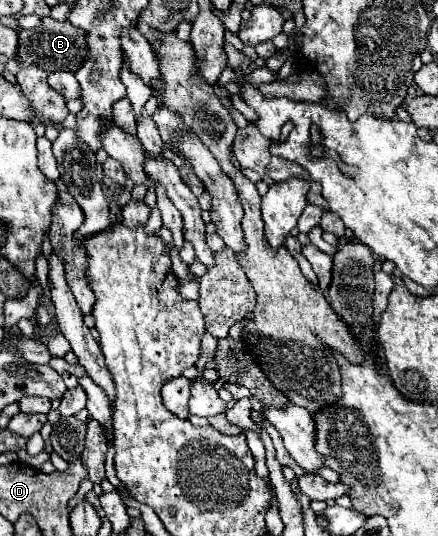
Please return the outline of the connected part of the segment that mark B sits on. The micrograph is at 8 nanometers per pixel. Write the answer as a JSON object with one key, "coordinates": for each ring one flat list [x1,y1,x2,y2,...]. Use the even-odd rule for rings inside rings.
{"coordinates":[[44,16,38,28,18,32,16,56,20,58,22,66,38,64,38,68,44,68,46,72,56,72,56,70,76,72,82,66,82,62,86,60,88,50,86,50,86,42,84,42,84,32,80,28,74,28,72,24,68,24,68,20,58,22,58,20]]}

